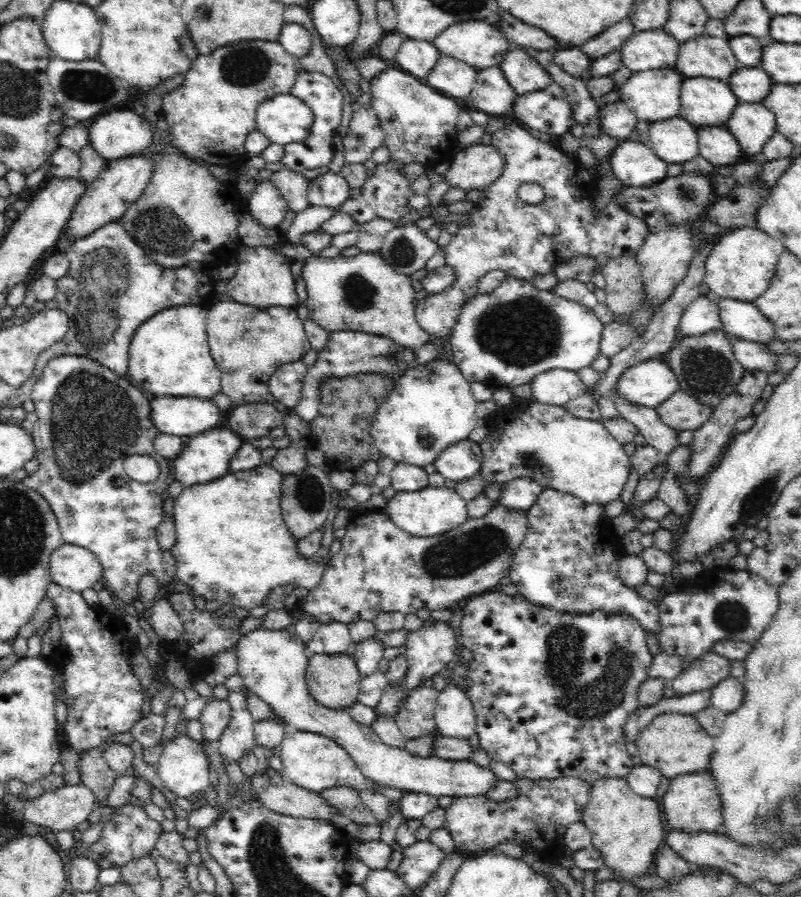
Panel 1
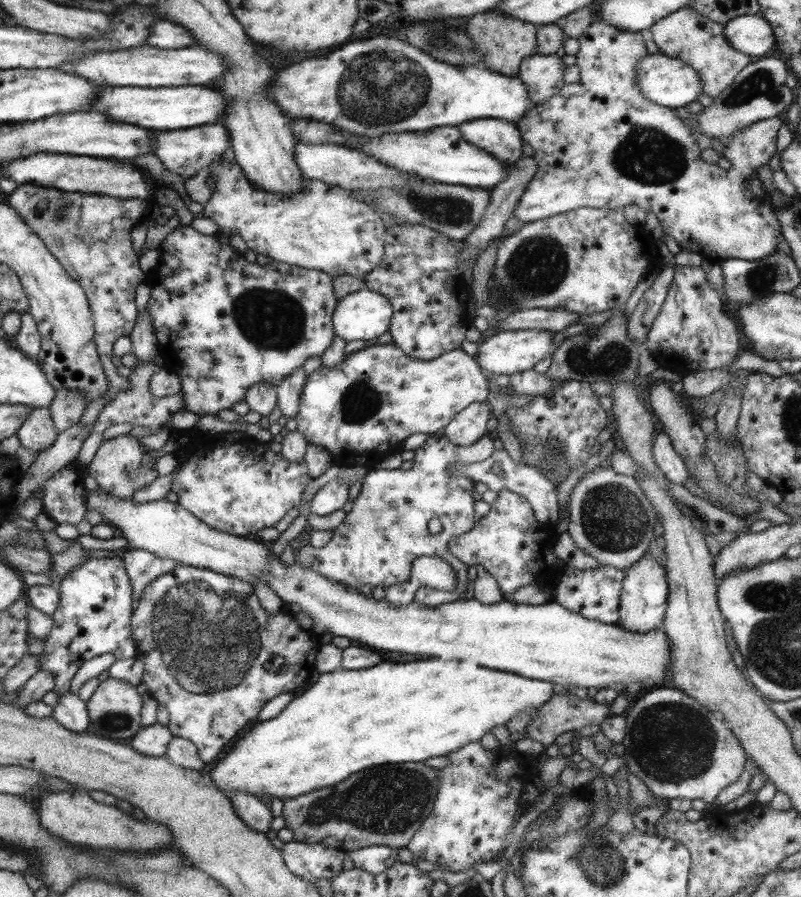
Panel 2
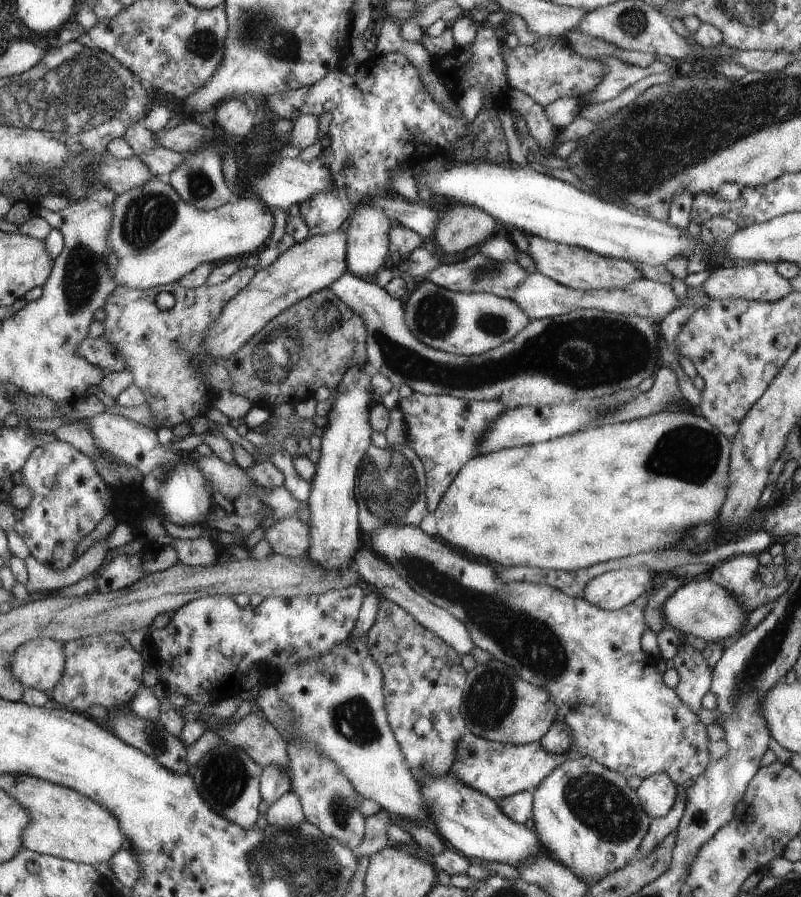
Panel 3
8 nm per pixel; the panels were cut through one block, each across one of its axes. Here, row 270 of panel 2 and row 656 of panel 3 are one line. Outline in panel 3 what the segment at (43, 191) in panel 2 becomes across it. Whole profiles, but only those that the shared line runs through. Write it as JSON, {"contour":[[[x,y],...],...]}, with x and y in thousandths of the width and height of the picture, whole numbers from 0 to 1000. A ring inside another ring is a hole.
{"contour":[[[126,707],[81,716],[79,727],[84,734],[81,749],[74,763],[61,771],[61,778],[86,794],[104,796],[116,785],[131,787],[134,792],[156,787],[169,776],[169,769],[176,767],[179,736],[151,707]]]}

